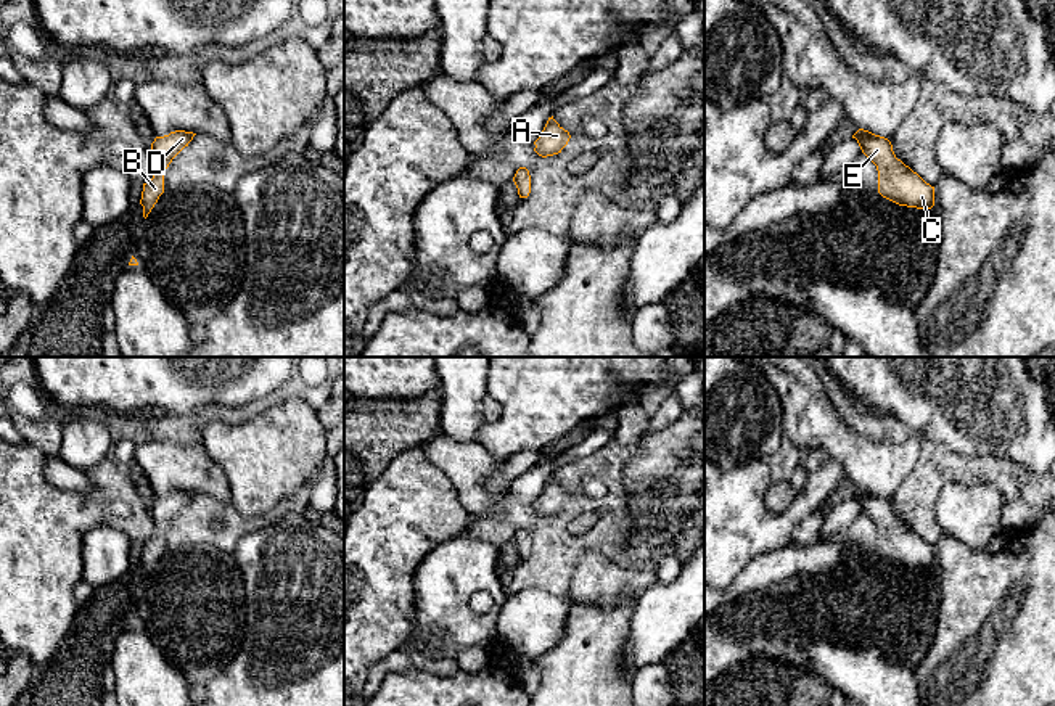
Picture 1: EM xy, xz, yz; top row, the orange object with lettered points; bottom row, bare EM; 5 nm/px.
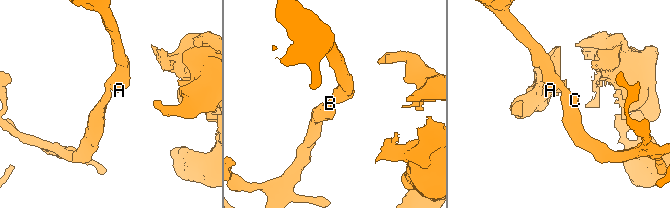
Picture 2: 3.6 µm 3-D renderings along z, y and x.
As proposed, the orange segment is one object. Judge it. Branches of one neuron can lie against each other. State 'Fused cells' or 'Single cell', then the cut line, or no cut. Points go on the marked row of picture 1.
Single cell. No split

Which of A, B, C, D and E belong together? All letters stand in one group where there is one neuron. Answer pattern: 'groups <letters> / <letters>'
groups A B C D E

